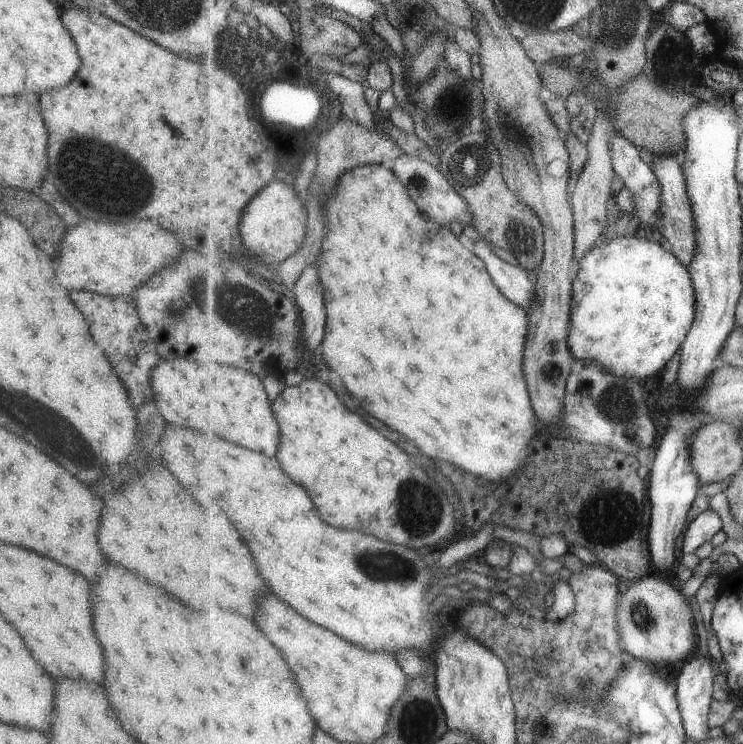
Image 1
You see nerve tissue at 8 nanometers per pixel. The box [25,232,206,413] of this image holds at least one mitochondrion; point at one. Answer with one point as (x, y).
(173, 307)

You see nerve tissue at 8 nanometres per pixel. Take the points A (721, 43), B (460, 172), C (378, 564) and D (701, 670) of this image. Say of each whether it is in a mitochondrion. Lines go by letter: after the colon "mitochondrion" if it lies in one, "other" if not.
A: other
B: mitochondrion
C: mitochondrion
D: other

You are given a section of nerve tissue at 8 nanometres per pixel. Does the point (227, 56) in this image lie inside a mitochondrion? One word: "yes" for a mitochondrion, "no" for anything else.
yes

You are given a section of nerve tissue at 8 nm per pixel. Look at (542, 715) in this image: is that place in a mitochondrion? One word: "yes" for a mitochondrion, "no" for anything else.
no

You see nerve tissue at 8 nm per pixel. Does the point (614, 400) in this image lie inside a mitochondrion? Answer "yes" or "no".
yes

